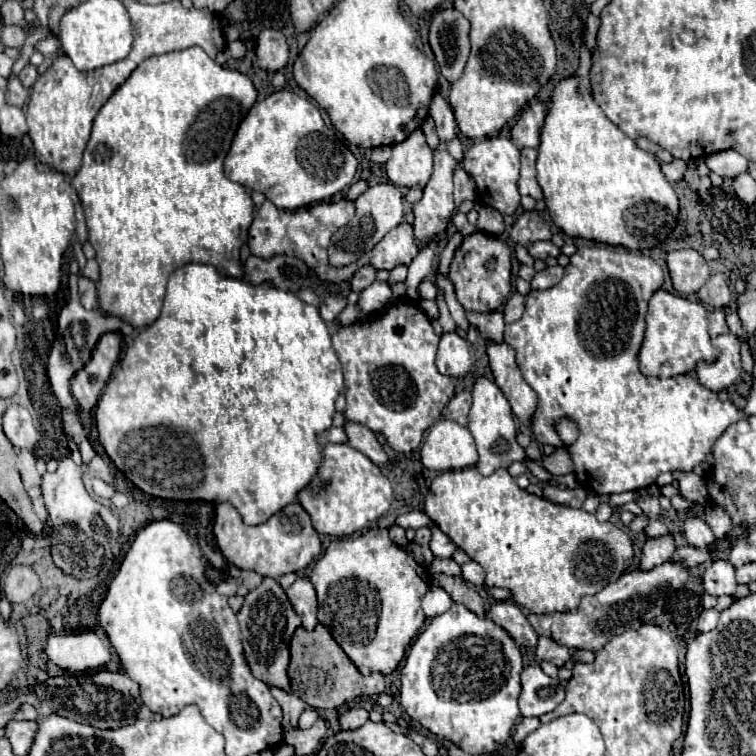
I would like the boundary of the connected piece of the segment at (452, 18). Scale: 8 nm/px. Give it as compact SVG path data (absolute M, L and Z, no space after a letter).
M455 7L441 9L429 25L429 45L443 79L457 81L469 57L469 21Z

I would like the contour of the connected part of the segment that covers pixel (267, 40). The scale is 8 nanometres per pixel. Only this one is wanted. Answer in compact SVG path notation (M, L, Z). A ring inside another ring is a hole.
M263 29L257 37L255 55L261 69L267 71L283 69L289 61L289 45L285 35L275 29Z

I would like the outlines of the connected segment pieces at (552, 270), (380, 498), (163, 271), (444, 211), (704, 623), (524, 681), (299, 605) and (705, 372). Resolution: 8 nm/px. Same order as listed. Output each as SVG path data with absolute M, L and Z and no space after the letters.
M555 265L555 267L545 267L543 271L535 273L535 277L531 279L531 285L533 289L549 289L553 285L557 285L563 277L563 267L561 265Z
M327 443L323 455L325 459L319 473L299 493L299 503L309 513L317 533L347 537L387 513L393 499L391 483L367 455L347 443Z
M191 47L185 51L145 59L131 73L131 77L111 95L111 99L101 107L101 111L97 113L97 117L93 121L91 139L89 139L87 149L83 153L83 167L77 171L71 185L81 199L87 227L89 227L89 243L97 251L97 263L101 265L101 283L97 287L97 293L99 293L99 307L103 311L109 311L109 315L121 317L123 321L131 323L133 327L143 327L143 325L153 323L157 319L157 315L161 313L169 275L187 263L213 265L225 277L237 277L239 279L243 275L243 267L239 263L239 249L247 237L247 229L249 229L249 223L253 219L253 199L251 199L249 189L245 185L229 181L225 177L223 159L231 147L231 141L239 129L239 123L245 119L245 115L249 113L249 109L253 107L255 101L257 101L257 89L253 87L251 79L245 73L219 65L201 47Z
M435 151L435 167L433 167L433 175L429 179L429 183L423 189L423 197L413 205L413 213L415 213L415 243L419 247L437 241L439 237L445 235L447 225L451 221L451 215L455 211L455 201L453 201L453 169L455 169L457 161L447 153L447 151Z
M705 609L701 615L699 615L699 631L711 631L715 625L717 625L717 619L719 619L719 611L717 609Z
M529 665L521 673L521 695L519 695L519 709L523 717L541 717L543 713L551 713L565 697L565 691L557 679L551 679L541 671L539 665Z
M297 579L289 589L287 597L295 609L295 613L301 617L301 623L307 631L313 631L317 625L317 597L315 589L309 579Z
M719 335L715 339L715 345L719 347L721 355L715 363L699 363L697 365L697 379L699 383L709 389L719 393L721 389L731 387L743 373L741 369L741 355L739 355L739 341L735 335Z

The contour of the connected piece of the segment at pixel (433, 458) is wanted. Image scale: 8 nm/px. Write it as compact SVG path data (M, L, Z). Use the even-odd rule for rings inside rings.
M449 419L437 421L427 431L421 461L431 471L473 467L477 463L477 449L469 429Z

